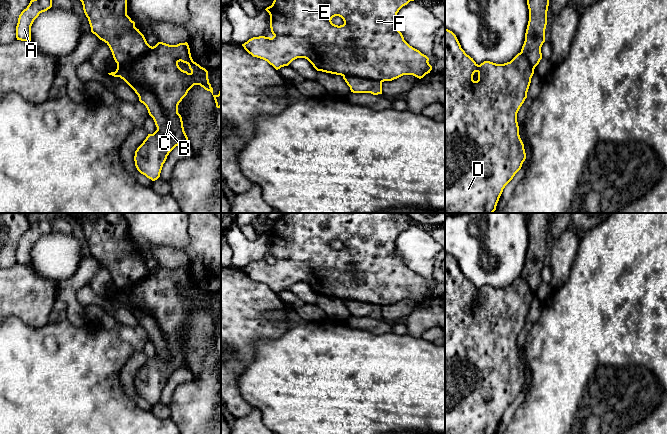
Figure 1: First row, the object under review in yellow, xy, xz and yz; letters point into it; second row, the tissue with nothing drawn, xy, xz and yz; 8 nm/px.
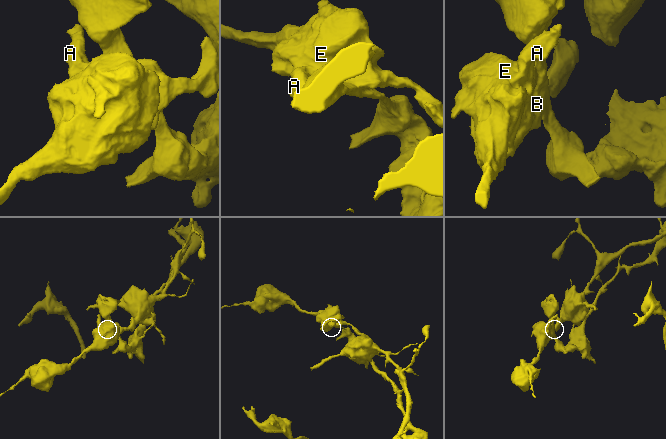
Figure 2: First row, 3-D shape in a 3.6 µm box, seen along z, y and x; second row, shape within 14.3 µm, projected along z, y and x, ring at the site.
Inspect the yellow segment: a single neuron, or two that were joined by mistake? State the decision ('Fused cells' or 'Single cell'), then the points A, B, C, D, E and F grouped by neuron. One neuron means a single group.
Fused cells. Groups: A C D E F / B

